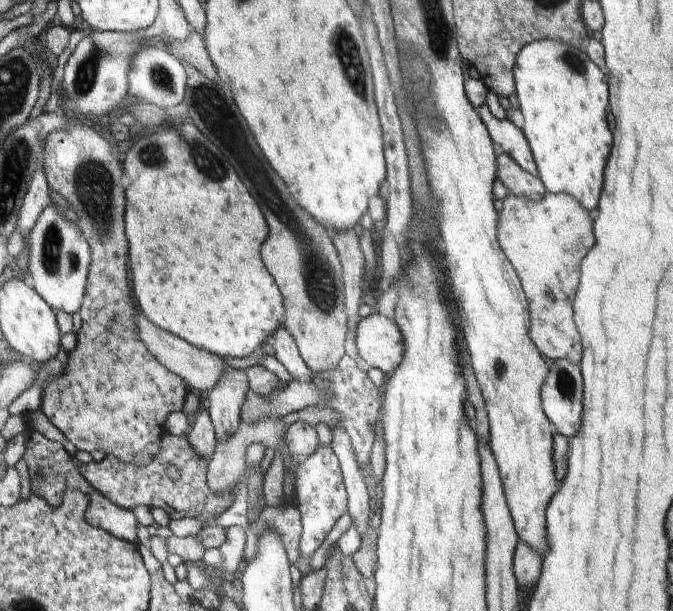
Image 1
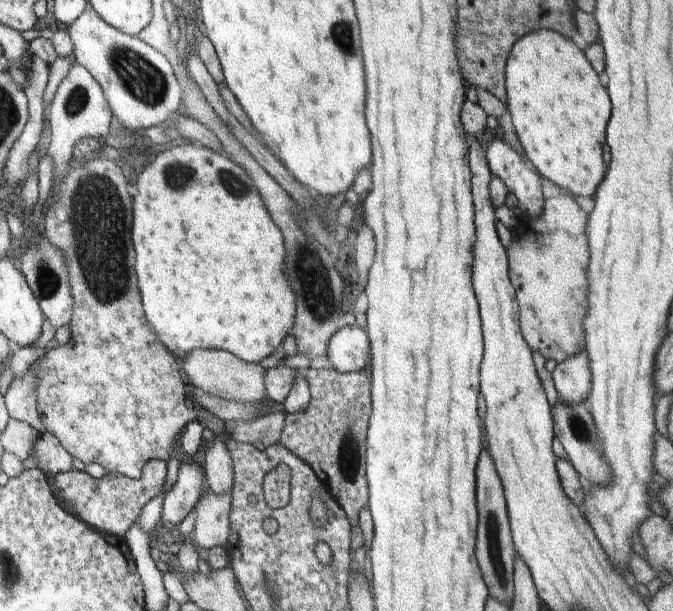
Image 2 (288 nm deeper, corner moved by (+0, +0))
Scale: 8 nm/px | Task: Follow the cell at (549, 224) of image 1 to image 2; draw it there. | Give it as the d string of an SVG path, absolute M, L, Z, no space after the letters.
M559 194L555 200L559 202L559 222L565 222L563 228L553 228L553 232L537 232L533 224L519 224L511 232L511 244L507 246L507 266L509 266L509 284L515 292L515 302L519 306L519 332L523 342L529 346L531 352L539 352L545 360L553 360L555 364L563 362L565 358L585 352L585 334L581 320L585 318L587 310L587 266L589 266L589 246L587 246L587 216L569 194Z

